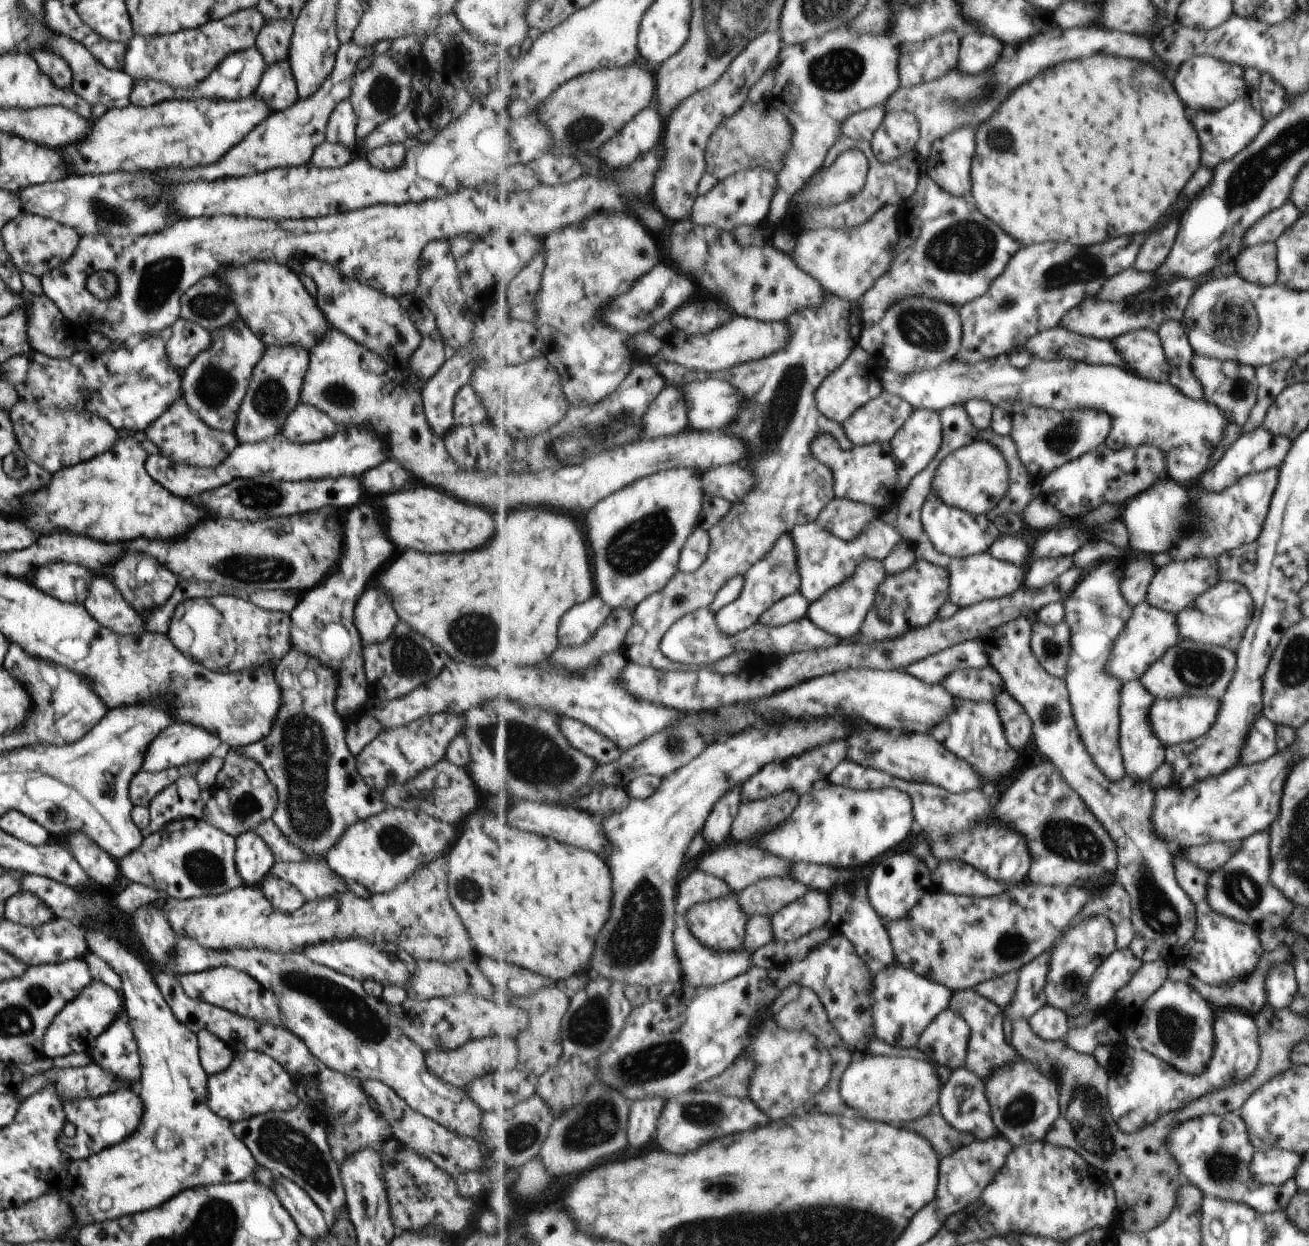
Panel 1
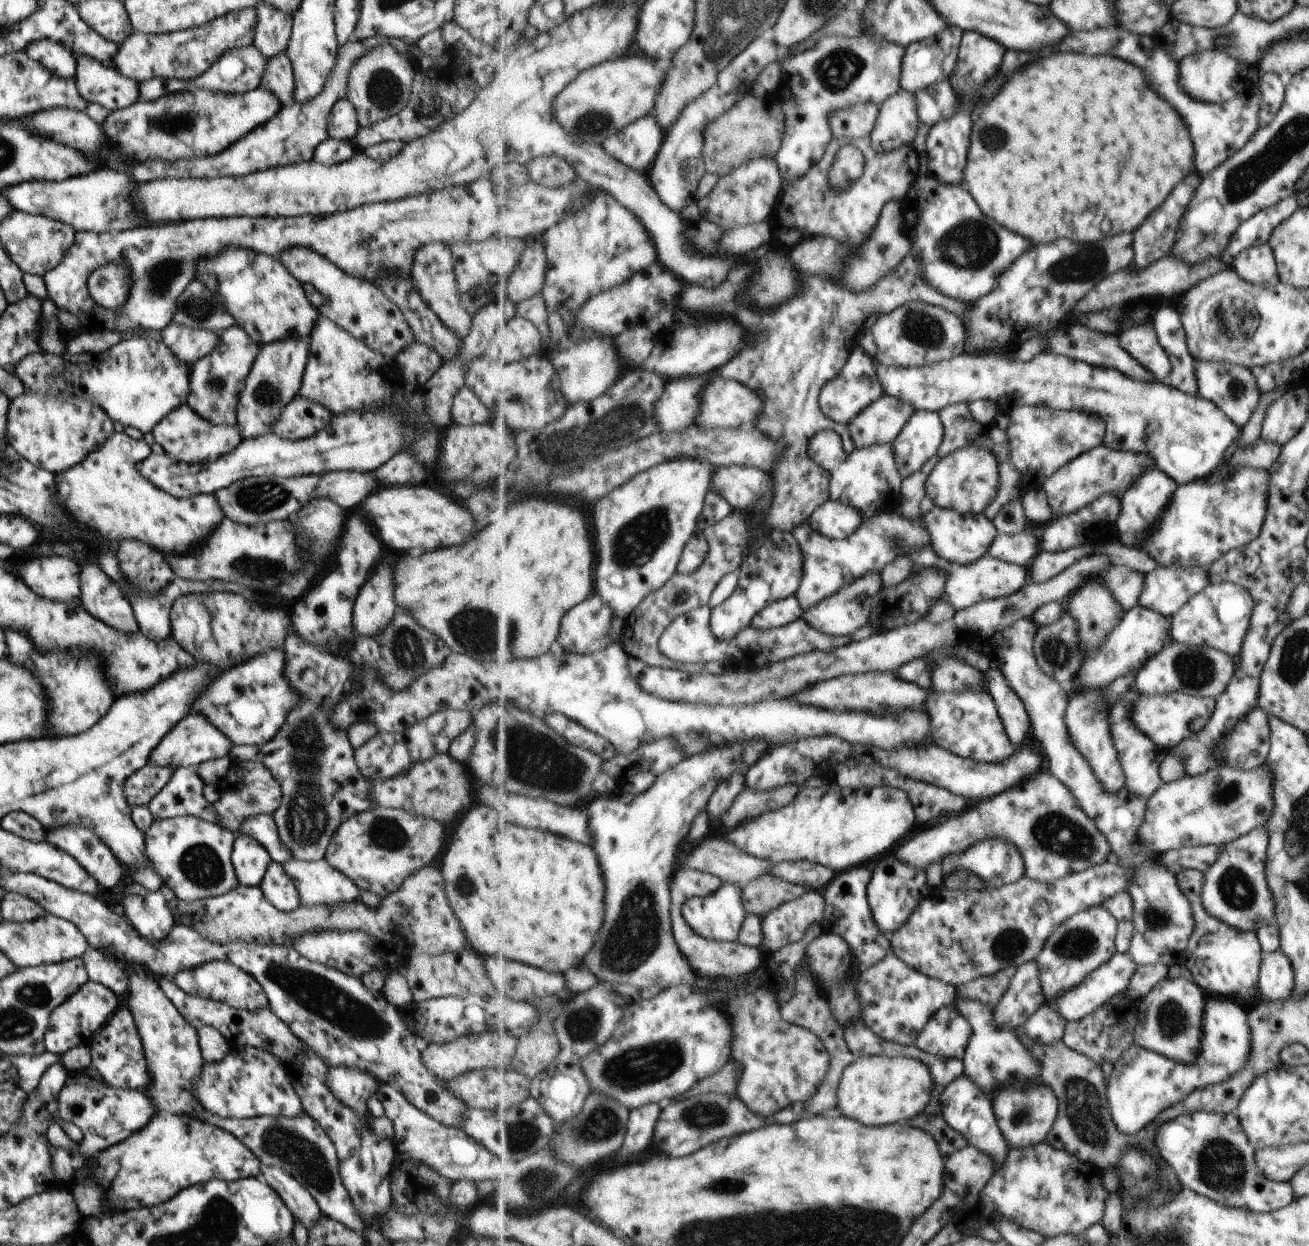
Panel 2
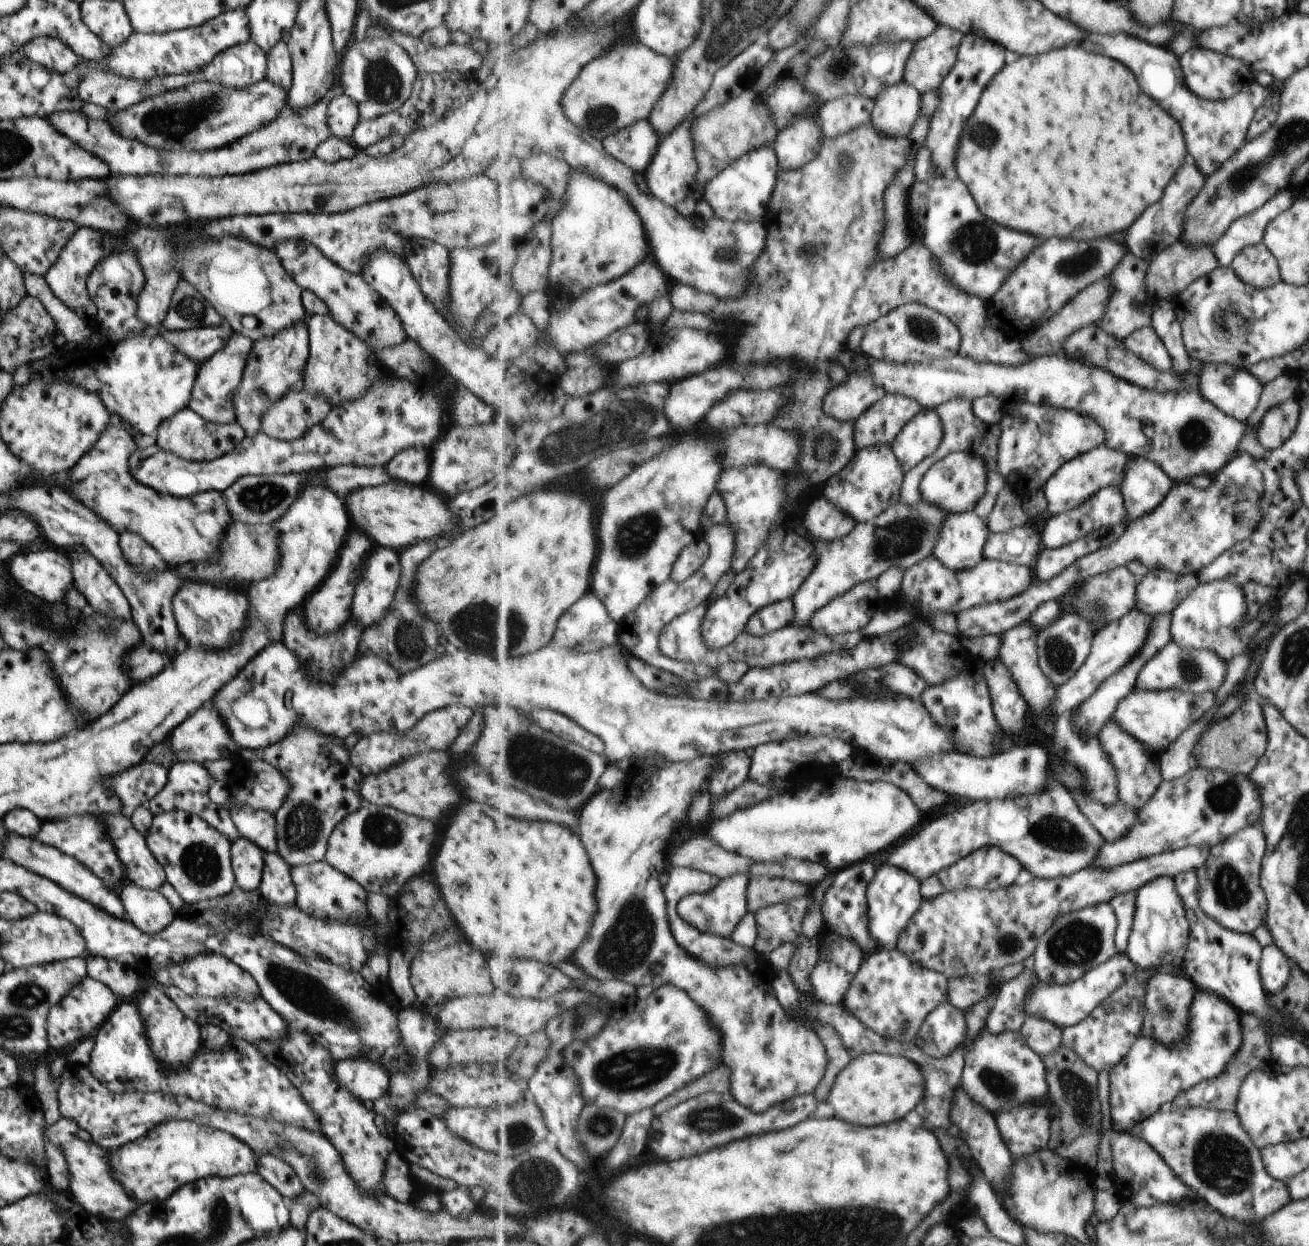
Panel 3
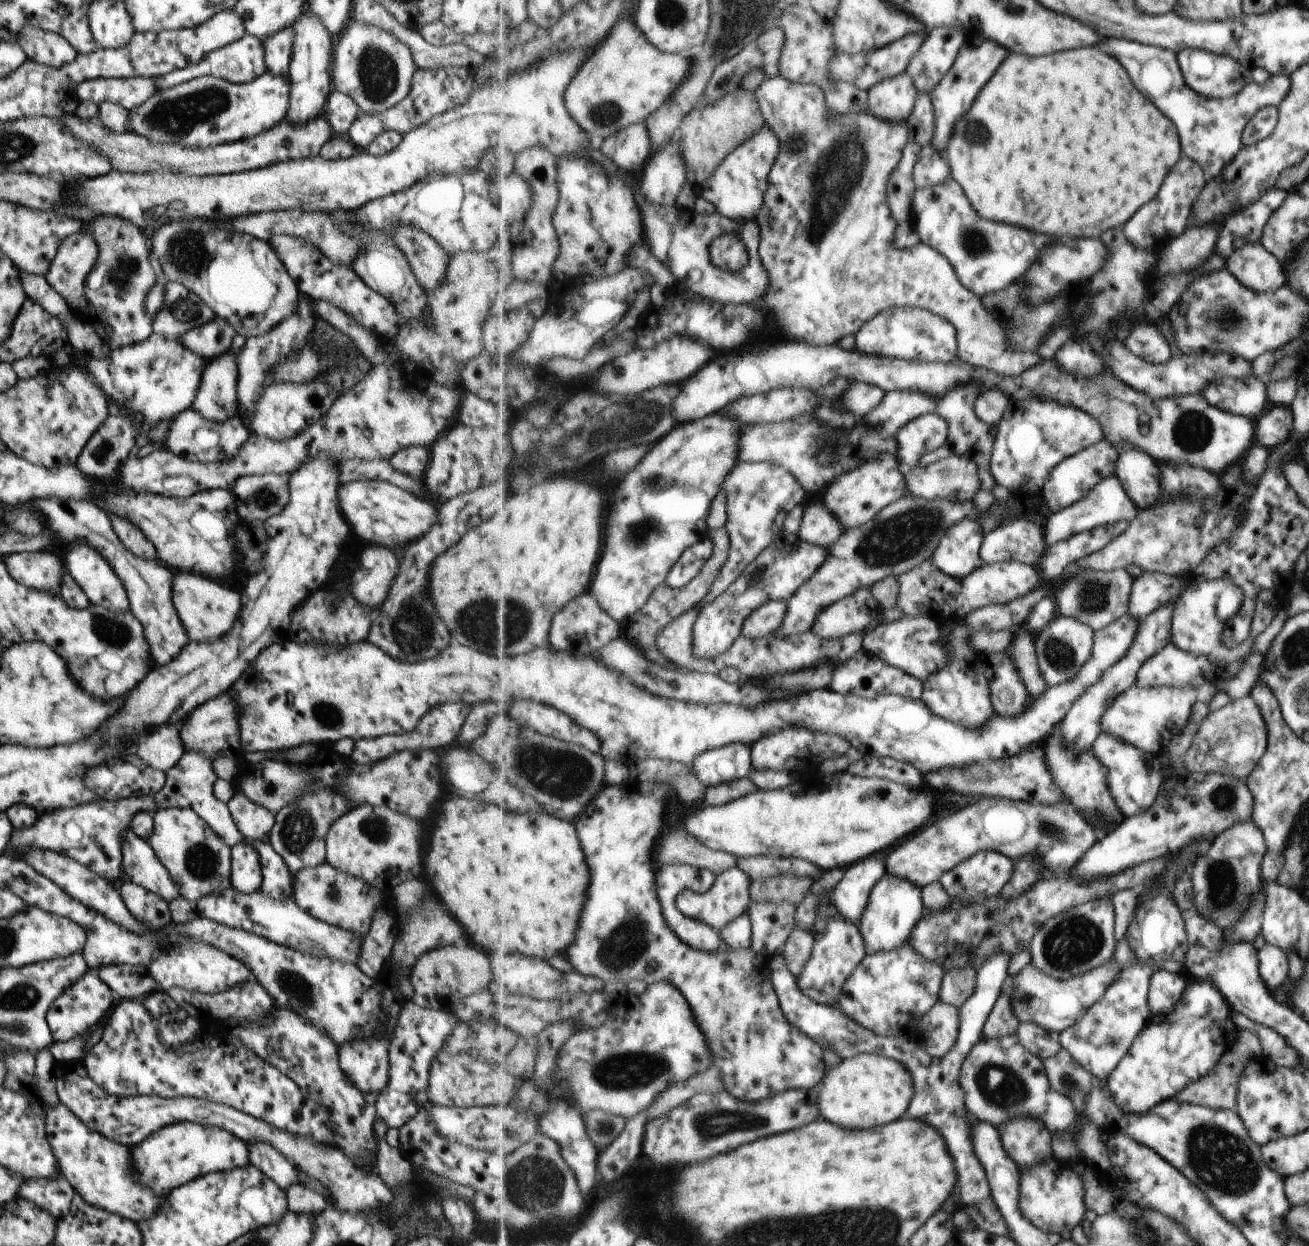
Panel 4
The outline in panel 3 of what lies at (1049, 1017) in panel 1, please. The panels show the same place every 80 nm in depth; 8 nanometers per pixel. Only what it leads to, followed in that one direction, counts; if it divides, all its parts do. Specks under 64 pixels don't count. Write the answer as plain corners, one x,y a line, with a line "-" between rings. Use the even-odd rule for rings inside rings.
1027,1017
1021,1032
1028,1045
1042,1057
1053,1054
1063,1044
1063,1029
1044,1017

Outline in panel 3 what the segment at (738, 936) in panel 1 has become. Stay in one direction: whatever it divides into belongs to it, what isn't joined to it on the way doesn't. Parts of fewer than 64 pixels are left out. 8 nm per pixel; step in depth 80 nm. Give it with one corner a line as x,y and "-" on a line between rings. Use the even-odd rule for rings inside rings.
742,874
723,879
711,892
689,894
688,897
679,900
677,914
697,928
699,932
729,939
744,916
750,912
748,907
749,883
750,878

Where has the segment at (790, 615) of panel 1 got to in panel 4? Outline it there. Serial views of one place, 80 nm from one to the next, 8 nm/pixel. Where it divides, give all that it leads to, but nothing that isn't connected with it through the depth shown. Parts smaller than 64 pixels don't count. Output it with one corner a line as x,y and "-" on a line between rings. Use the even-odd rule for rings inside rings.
788,600
766,601
757,604
748,616
743,628
743,635
749,638
763,638
780,630
788,615

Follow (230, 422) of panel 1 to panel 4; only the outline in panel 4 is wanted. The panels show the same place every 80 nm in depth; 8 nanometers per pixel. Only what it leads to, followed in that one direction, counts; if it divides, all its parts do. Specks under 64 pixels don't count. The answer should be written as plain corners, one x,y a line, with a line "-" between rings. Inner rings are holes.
235,333
229,348
223,354
209,359
204,364
203,370
201,371
201,378
190,407
191,410
194,410
205,420
222,423
236,415
236,382
238,379
236,356
242,349
243,344
245,344
245,339
244,336

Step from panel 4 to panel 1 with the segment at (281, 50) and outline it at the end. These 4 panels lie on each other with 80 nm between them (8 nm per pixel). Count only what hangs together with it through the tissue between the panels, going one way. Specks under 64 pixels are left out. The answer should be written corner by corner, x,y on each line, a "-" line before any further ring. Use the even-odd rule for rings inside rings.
286,60
264,69
253,96
260,98
271,112
282,111
297,100
296,86

